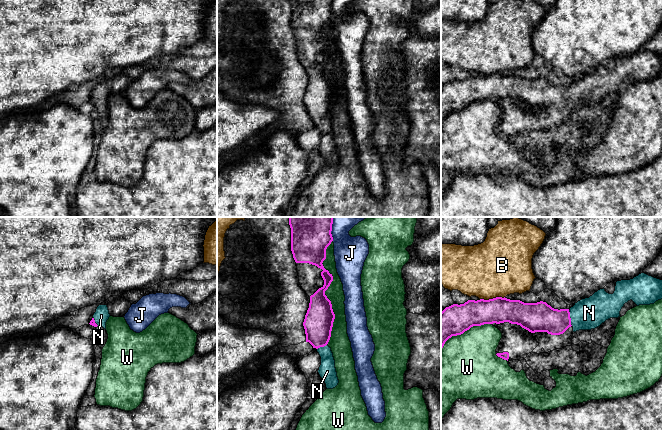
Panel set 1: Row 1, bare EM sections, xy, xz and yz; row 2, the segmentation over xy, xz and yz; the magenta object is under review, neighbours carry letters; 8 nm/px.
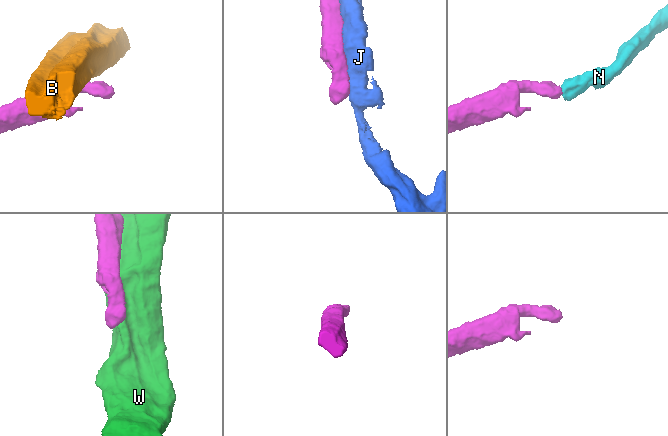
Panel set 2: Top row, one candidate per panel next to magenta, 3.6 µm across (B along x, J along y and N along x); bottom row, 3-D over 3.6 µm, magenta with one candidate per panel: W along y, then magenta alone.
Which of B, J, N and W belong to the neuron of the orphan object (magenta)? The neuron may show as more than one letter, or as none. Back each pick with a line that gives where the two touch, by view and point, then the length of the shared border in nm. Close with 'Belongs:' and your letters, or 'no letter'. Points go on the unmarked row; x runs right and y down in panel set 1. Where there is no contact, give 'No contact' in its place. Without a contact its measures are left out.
N: Touches magenta at yz (570, 94). Shared border 130 nm
Belongs: N

